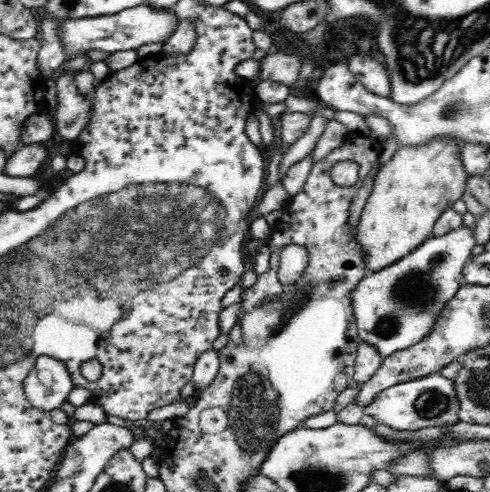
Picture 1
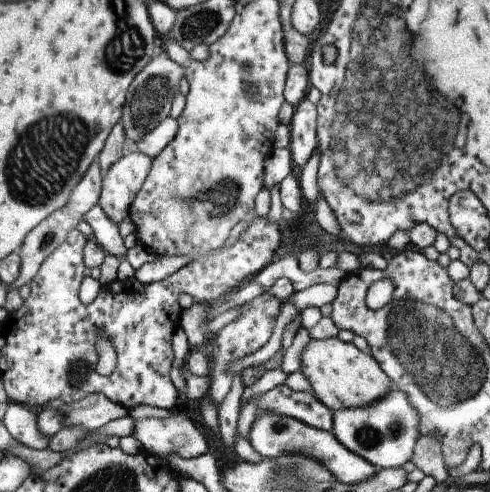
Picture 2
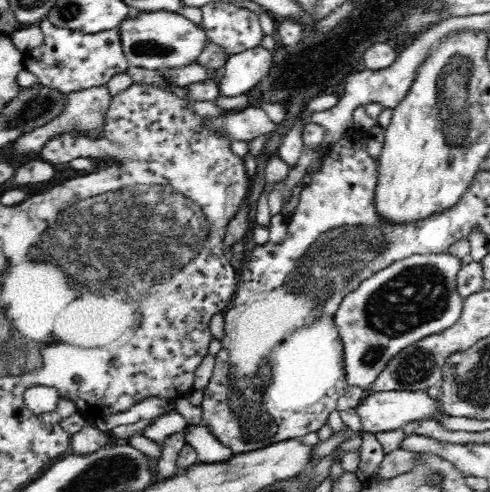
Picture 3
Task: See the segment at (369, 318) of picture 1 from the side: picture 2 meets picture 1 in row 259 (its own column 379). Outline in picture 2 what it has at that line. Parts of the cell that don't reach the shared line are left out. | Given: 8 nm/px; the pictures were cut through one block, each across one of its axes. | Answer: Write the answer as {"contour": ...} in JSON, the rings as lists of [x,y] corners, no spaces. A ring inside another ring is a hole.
{"contour":[[[391,386],[391,392],[367,408],[349,410],[329,410],[333,426],[331,432],[349,452],[361,456],[365,462],[373,464],[375,470],[397,470],[401,464],[409,462],[413,448],[419,440],[419,416],[409,404],[407,396]]]}

